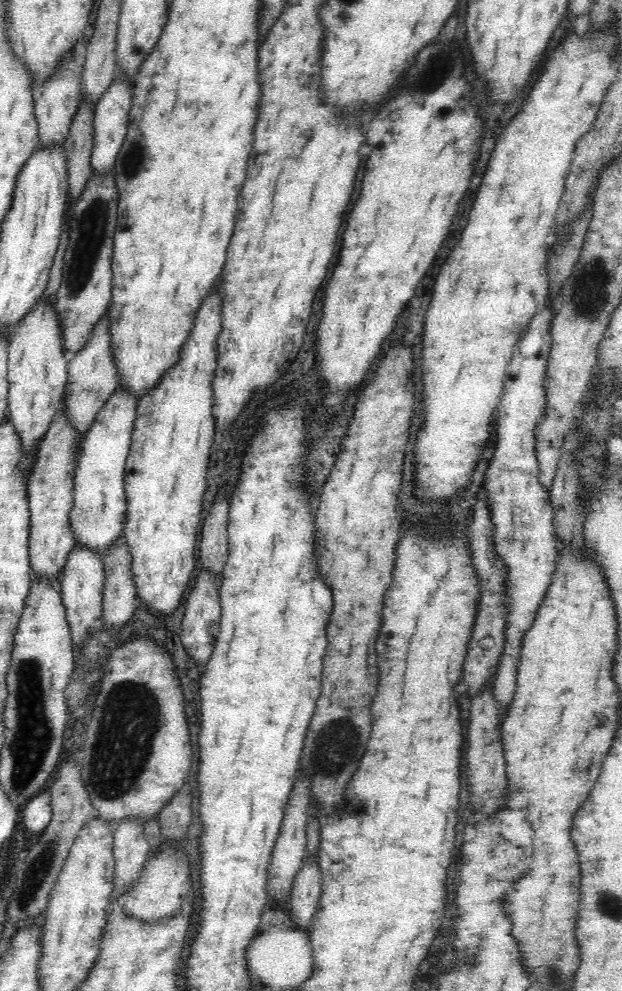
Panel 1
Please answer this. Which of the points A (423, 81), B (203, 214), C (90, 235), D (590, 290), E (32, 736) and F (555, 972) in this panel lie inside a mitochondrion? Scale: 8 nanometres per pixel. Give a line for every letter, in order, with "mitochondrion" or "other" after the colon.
A: mitochondrion
B: other
C: mitochondrion
D: mitochondrion
E: mitochondrion
F: mitochondrion

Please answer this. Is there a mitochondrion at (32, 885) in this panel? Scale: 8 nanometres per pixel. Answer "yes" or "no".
yes

